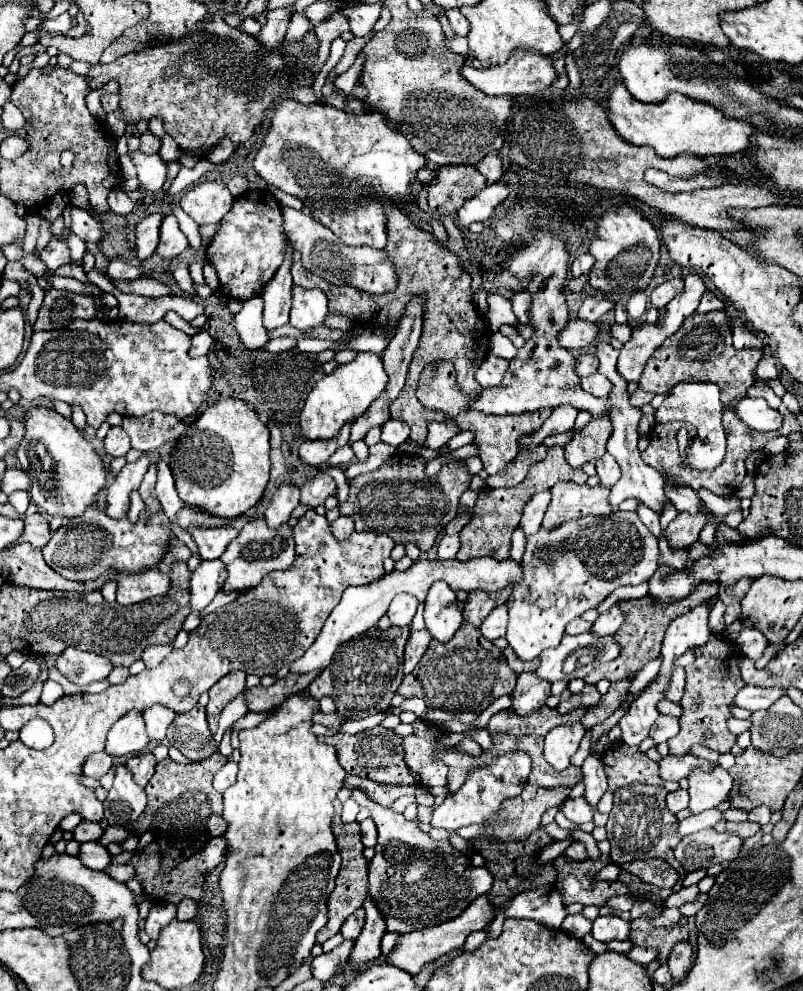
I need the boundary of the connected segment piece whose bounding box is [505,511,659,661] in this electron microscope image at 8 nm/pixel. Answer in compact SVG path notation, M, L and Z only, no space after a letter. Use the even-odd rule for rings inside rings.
M611 511L609 515L585 517L563 523L557 531L537 531L533 539L527 539L523 567L525 567L525 583L513 589L509 607L509 627L505 639L509 647L517 653L521 661L531 661L539 657L541 651L557 647L565 627L569 621L579 617L587 609L595 609L613 589L621 585L639 585L645 583L659 567L659 545L655 535L641 523L635 513Z

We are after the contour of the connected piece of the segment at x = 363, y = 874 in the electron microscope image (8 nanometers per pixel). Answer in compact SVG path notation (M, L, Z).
M341 803L335 805L335 817L333 817L333 835L339 847L339 853L343 857L341 863L341 871L337 875L337 883L335 889L327 901L327 925L317 933L317 943L325 943L327 939L335 937L341 929L341 925L345 923L345 919L363 905L365 897L367 897L367 859L363 857L363 843L361 843L361 835L359 835L359 825L357 823L341 823Z

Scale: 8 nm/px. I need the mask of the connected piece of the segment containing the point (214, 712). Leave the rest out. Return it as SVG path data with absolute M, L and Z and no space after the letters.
M233 671L229 675L225 675L219 683L215 683L209 689L209 705L207 705L207 721L209 721L209 731L211 735L215 735L217 731L217 721L219 721L219 713L223 711L223 707L233 701L243 689L245 689L245 671Z

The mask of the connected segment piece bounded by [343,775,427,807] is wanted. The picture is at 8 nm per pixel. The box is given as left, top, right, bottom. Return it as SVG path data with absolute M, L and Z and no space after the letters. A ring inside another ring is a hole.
M347 775L345 783L347 789L359 789L363 791L371 801L375 801L381 807L391 807L391 803L403 795L421 795L427 789L419 787L419 785L411 785L411 787L403 787L403 785L379 785L375 781L363 779L363 777L355 777L355 775Z

